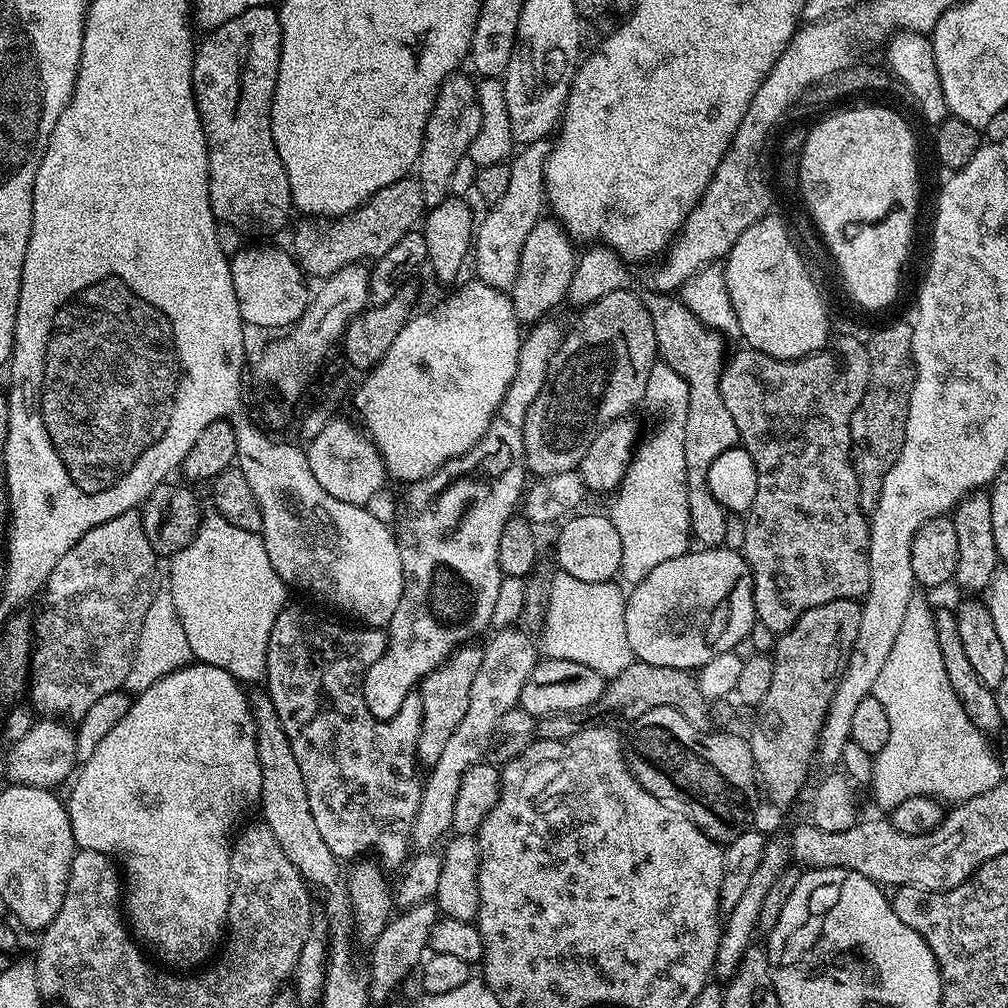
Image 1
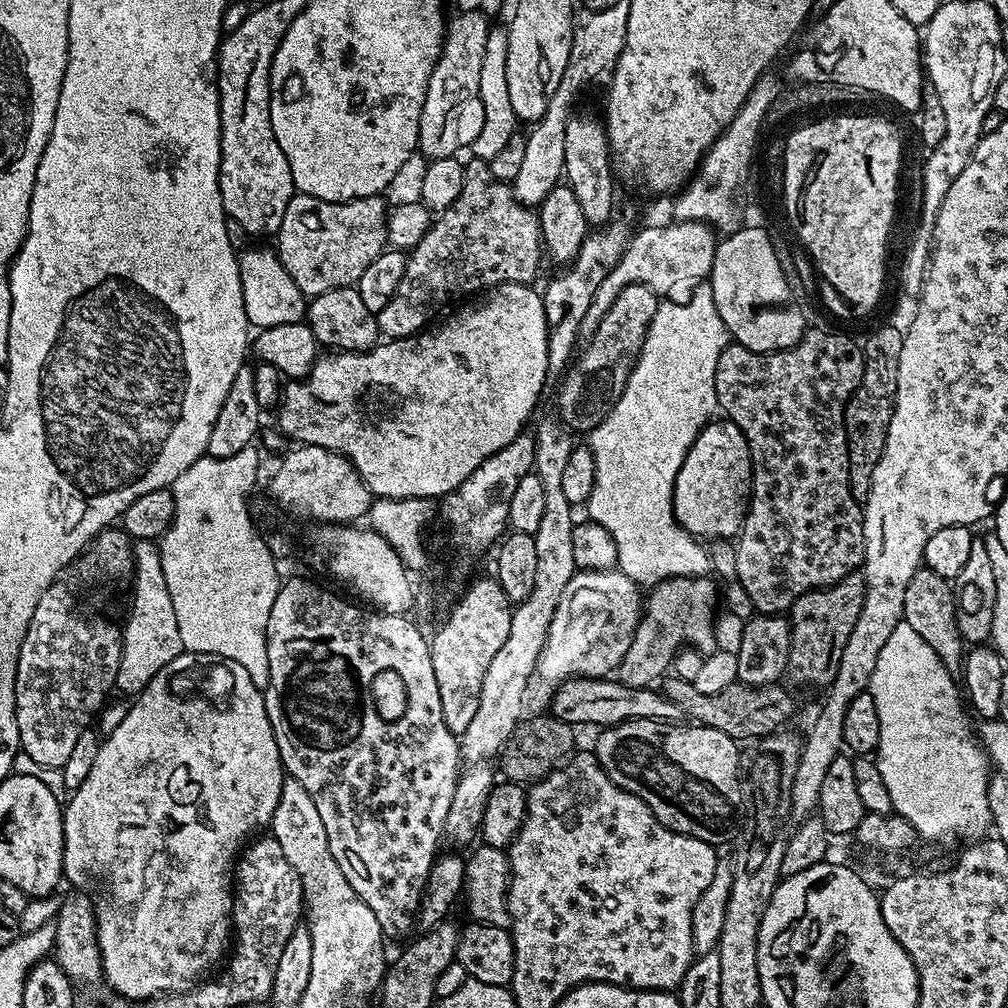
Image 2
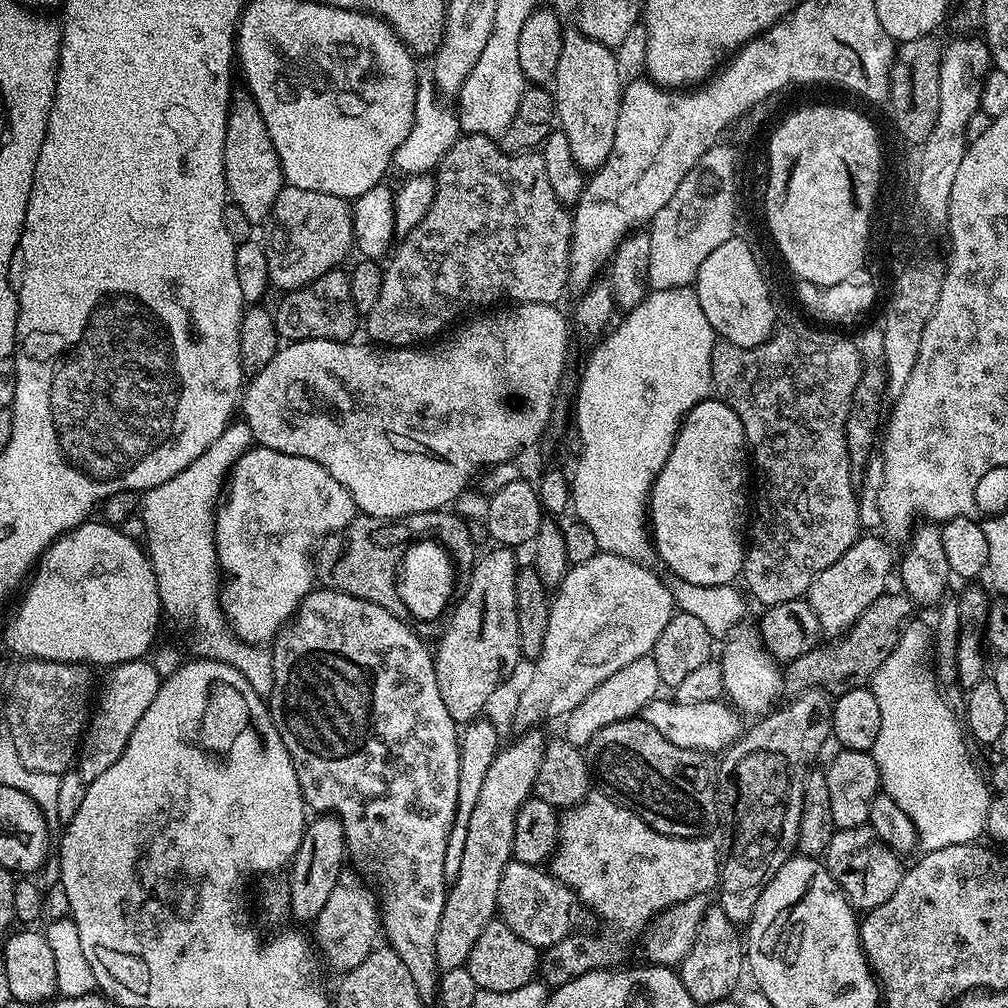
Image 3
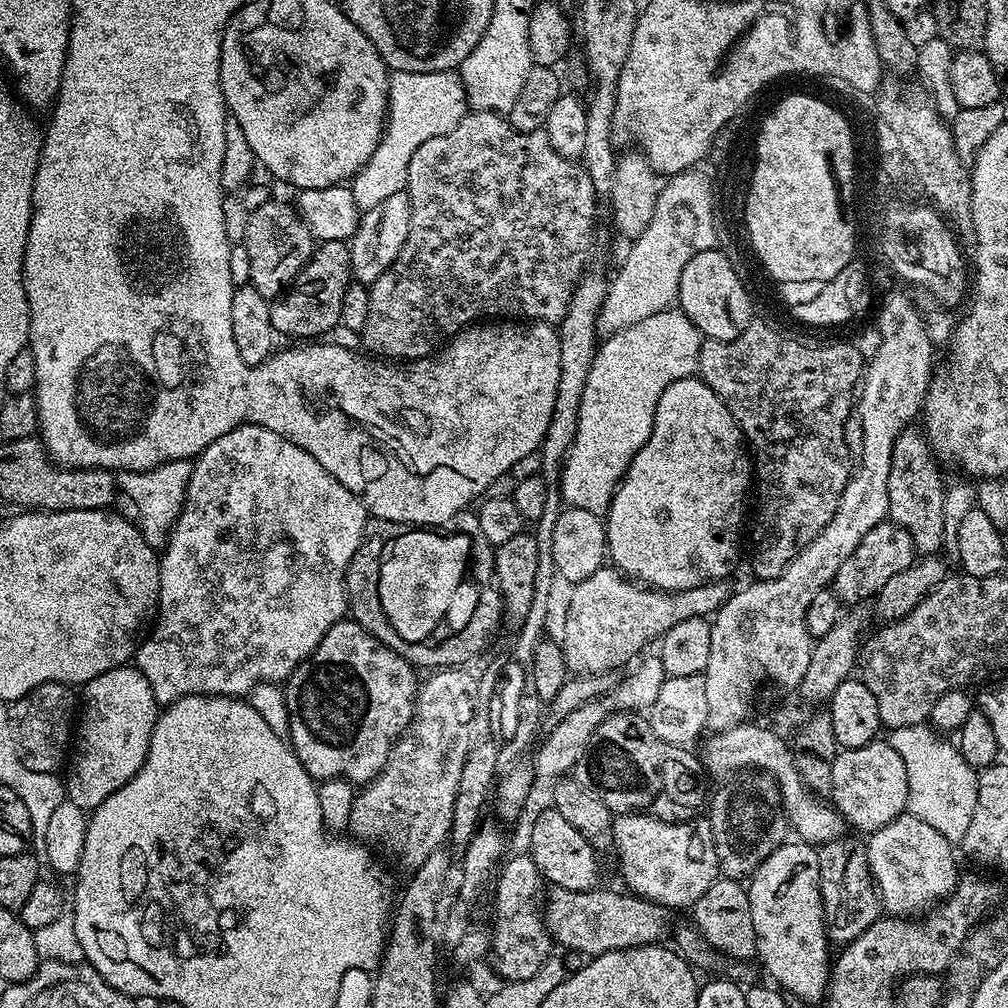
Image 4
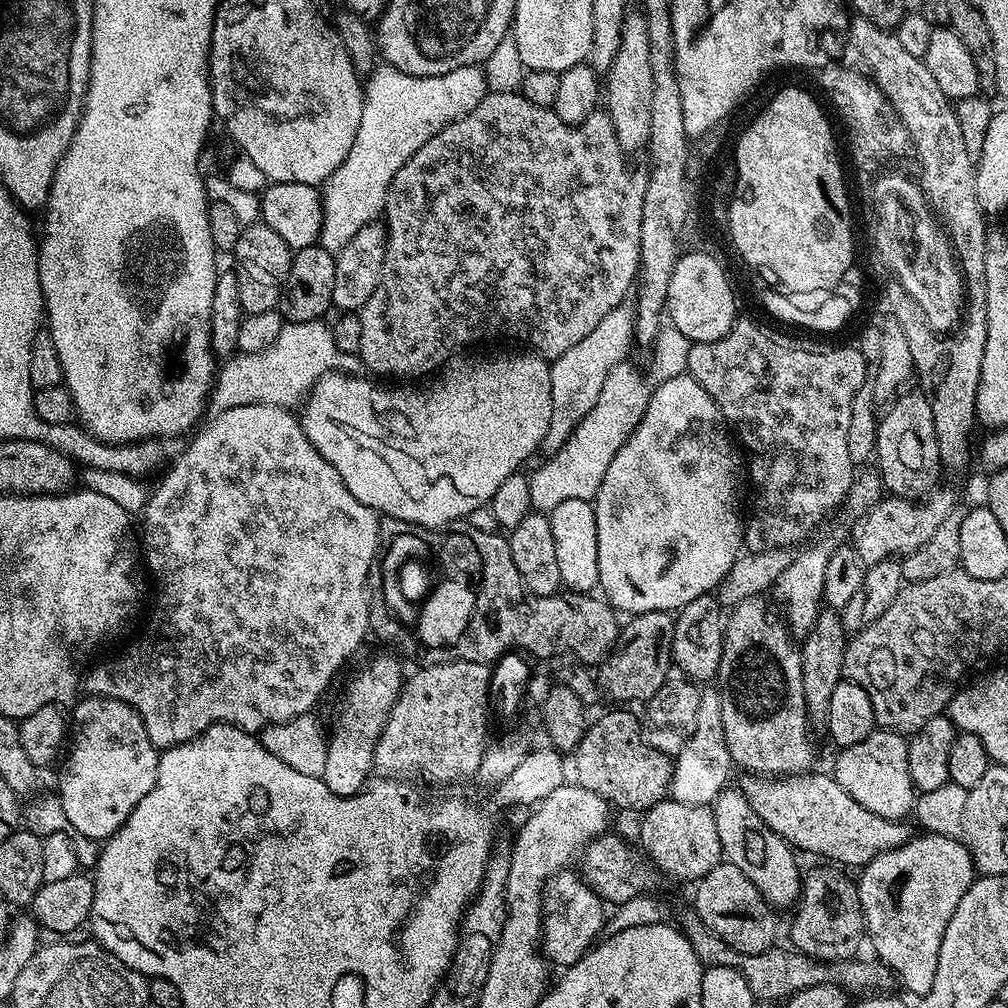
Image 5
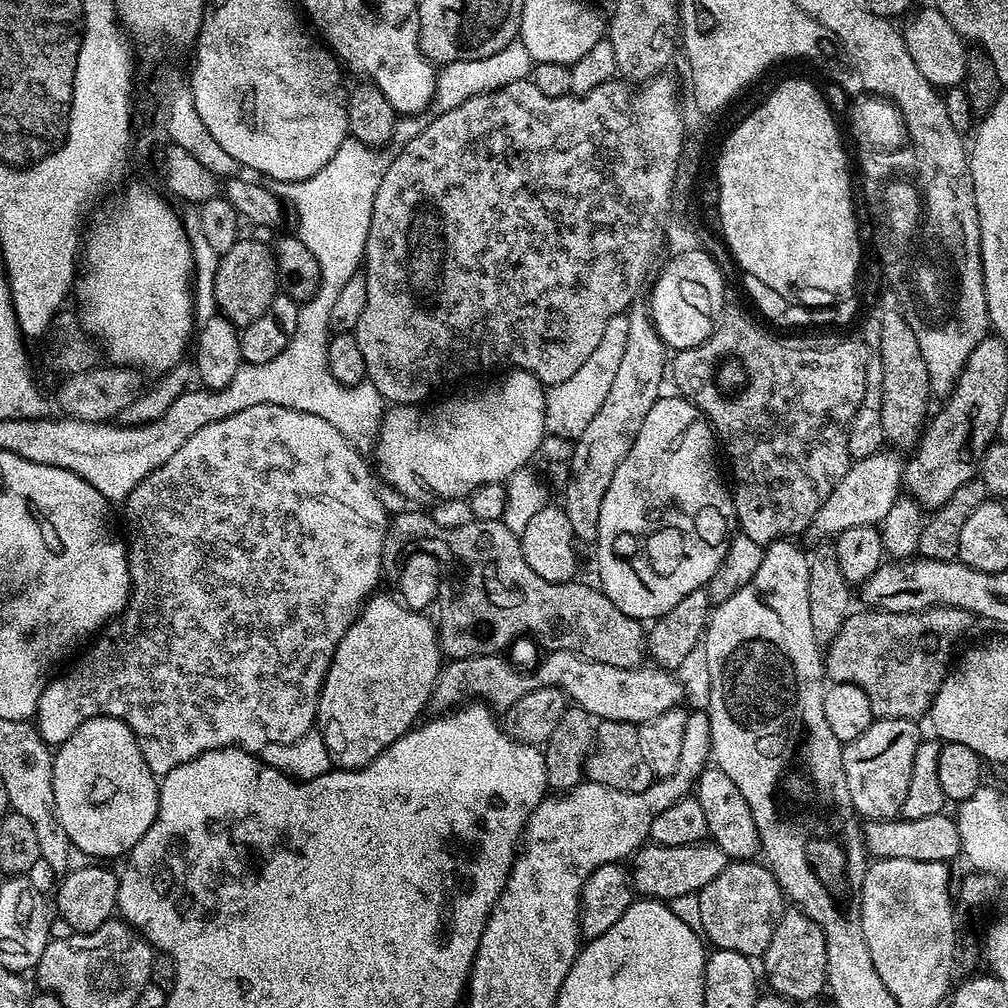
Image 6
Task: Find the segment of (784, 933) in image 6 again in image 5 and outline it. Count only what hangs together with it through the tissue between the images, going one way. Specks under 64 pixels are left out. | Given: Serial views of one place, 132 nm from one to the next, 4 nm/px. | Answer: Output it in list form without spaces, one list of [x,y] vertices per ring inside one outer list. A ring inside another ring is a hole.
[[[828,866],[832,868],[812,868],[807,869],[806,875],[802,880],[802,887],[800,890],[800,899],[798,903],[795,905],[794,911],[796,911],[796,917],[792,920],[792,944],[791,947],[795,949],[795,951],[801,952],[803,956],[812,956],[815,960],[850,960],[853,959],[857,955],[856,952],[860,948],[860,943],[865,943],[866,940],[866,929],[864,927],[864,911],[862,910],[862,906],[860,905],[860,890],[855,879],[852,880],[847,876],[849,873],[847,871],[841,870],[836,866]]]

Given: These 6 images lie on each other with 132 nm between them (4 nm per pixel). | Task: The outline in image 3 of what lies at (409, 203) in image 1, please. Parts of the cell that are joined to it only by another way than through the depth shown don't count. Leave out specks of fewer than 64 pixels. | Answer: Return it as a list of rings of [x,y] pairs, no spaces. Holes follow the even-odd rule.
[[[284,187],[272,207],[272,229],[265,247],[271,287],[280,288],[281,293],[293,292],[322,278],[322,274],[337,271],[354,248],[352,209],[353,205],[342,196]]]

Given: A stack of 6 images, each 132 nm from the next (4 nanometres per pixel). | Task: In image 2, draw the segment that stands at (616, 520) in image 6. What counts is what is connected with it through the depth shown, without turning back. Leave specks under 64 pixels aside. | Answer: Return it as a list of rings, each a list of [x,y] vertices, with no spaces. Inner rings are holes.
[[[727,418],[709,422],[698,434],[698,438],[694,438],[694,446],[690,446],[690,450],[682,462],[682,470],[678,470],[672,499],[676,521],[691,536],[695,536],[701,541],[731,541],[733,538],[739,537],[740,527],[744,525],[744,518],[748,514],[751,495],[752,455],[742,430],[738,430],[738,426],[734,426],[734,422]]]

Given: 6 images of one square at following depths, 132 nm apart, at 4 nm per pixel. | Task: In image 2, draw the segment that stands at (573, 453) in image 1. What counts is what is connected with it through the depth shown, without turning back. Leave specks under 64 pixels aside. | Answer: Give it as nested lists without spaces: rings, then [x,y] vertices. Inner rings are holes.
[[[644,284],[626,286],[626,290],[622,290],[618,298],[614,298],[610,310],[606,310],[598,330],[592,333],[585,343],[589,344],[585,346],[584,353],[575,357],[570,371],[559,385],[560,412],[558,411],[559,419],[563,420],[573,433],[591,433],[618,402],[630,378],[632,367],[640,357],[640,351],[644,349],[644,339],[656,313],[657,303],[658,298]]]

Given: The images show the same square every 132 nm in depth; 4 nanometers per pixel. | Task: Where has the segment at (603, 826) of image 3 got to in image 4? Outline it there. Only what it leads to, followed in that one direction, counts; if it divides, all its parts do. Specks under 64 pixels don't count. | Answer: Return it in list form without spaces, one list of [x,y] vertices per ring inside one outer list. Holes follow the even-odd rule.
[[[620,814],[613,819],[612,826],[613,842],[620,850],[620,876],[628,883],[627,891],[641,896],[643,900],[655,900],[665,906],[694,906],[721,875],[714,834],[707,819],[693,818],[675,824],[643,814]]]

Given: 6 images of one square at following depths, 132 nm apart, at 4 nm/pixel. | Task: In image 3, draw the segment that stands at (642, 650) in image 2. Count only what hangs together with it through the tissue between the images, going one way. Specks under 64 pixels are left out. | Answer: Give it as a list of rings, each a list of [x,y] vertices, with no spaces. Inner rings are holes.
[[[651,655],[638,658],[630,662],[630,666],[622,666],[615,674],[610,674],[606,682],[594,687],[592,693],[587,694],[585,700],[573,712],[568,713],[563,735],[577,746],[586,746],[606,726],[613,722],[622,722],[639,717],[644,707],[661,695],[662,683],[653,657]]]

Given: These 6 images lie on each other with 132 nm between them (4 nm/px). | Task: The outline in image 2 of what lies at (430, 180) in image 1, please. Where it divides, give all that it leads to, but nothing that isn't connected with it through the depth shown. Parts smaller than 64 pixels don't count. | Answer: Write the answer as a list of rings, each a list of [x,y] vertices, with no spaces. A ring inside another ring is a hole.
[[[460,10],[455,13],[457,16],[447,21],[446,35],[444,38],[444,49],[438,58],[438,62],[434,66],[434,70],[430,74],[430,82],[426,86],[426,102],[422,102],[422,118],[420,119],[420,143],[418,145],[419,155],[424,155],[425,161],[437,160],[438,158],[446,158],[447,156],[456,156],[459,153],[459,148],[467,149],[478,138],[478,134],[482,131],[483,124],[483,108],[482,98],[479,97],[479,79],[481,77],[482,60],[486,55],[487,36],[490,29],[489,17],[482,12],[475,10]]]

